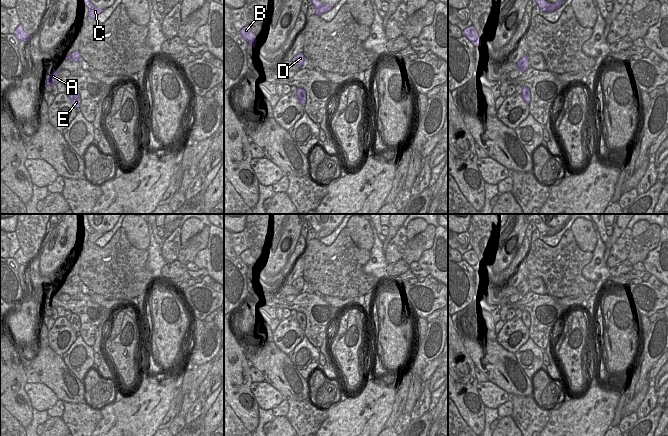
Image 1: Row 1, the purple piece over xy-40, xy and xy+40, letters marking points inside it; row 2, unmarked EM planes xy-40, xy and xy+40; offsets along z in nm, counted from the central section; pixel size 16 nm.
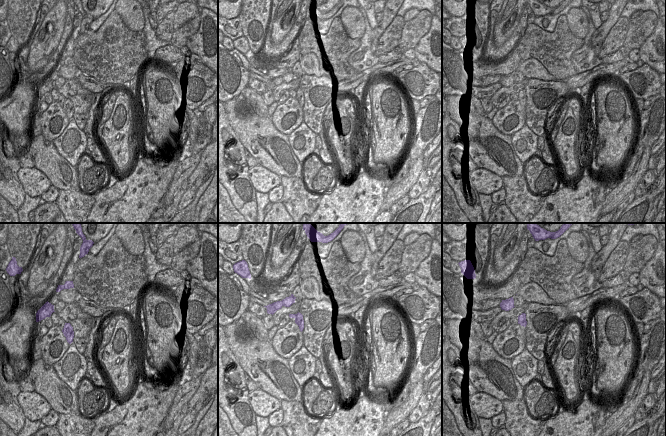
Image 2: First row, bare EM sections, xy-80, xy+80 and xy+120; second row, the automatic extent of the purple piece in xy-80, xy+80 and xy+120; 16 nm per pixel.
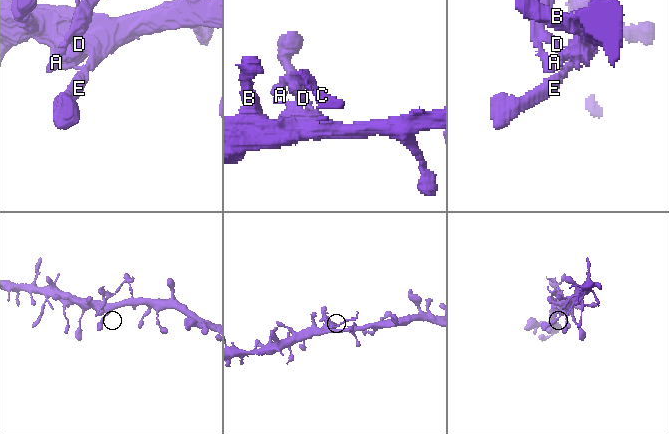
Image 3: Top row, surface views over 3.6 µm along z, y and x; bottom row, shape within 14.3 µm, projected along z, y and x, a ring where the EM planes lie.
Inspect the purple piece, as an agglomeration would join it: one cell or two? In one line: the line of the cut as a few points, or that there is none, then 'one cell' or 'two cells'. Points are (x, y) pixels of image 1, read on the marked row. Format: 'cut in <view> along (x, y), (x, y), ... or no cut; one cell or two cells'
cut in xy+40 along (517, 62), (521, 62), (525, 70); two cells

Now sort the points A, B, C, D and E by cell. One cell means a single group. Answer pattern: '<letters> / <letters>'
A C D / B E

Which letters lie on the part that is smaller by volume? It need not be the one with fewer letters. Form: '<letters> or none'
A, C, D

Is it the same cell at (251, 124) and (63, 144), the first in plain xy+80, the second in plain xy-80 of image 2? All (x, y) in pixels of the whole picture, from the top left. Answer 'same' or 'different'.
different

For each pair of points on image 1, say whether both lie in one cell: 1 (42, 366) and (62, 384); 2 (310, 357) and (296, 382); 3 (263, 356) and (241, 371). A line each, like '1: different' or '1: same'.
1: same
2: different
3: different

